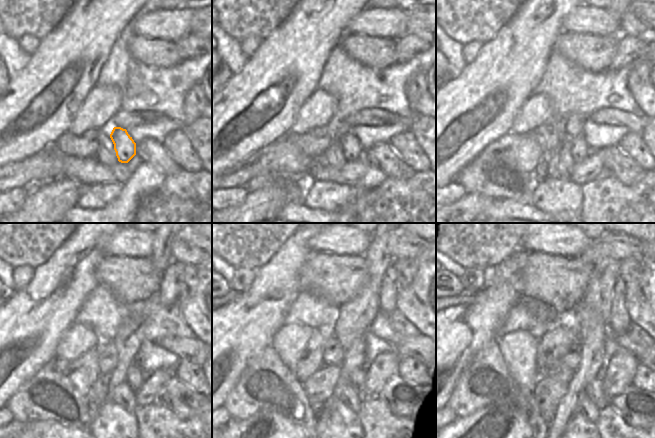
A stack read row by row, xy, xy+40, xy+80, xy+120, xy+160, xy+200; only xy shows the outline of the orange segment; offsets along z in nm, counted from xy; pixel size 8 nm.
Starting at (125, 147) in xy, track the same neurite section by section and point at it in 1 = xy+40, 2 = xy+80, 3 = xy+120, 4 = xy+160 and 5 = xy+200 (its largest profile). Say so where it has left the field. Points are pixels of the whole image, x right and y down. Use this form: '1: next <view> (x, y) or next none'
1: next xy+40 (352, 149)
2: next xy+80 (580, 150)
3: next xy+120 (134, 375)
4: next xy+160 (358, 377)
5: next xy+200 (595, 390)

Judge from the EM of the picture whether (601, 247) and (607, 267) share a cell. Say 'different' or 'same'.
different

